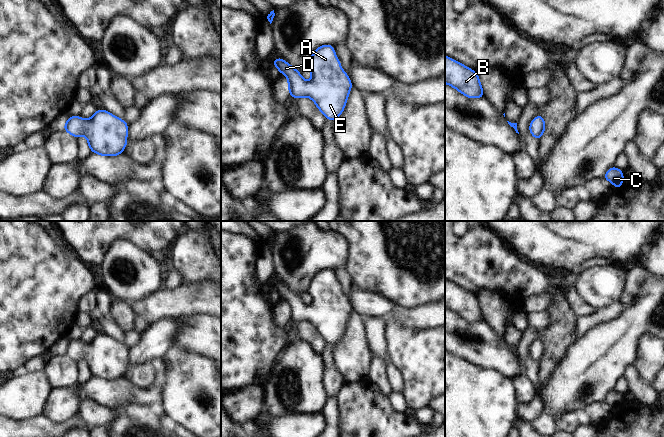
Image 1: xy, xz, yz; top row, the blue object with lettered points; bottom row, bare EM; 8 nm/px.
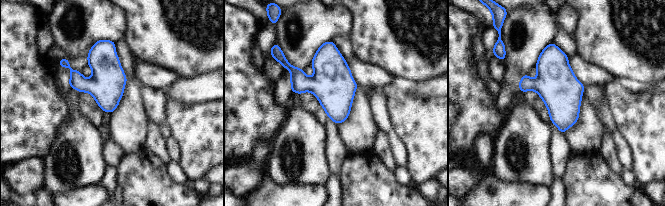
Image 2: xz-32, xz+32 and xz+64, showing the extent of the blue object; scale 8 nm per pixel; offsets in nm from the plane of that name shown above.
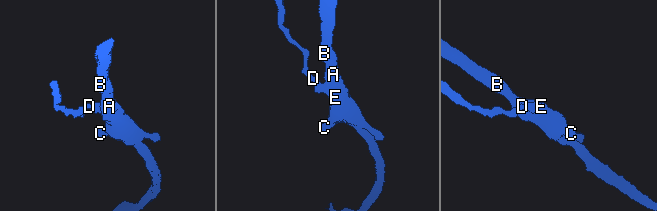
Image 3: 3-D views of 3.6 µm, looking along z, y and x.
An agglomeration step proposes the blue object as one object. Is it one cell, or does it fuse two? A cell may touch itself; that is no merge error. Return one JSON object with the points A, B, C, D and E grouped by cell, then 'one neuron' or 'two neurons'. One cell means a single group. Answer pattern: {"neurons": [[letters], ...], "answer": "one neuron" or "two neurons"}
{"neurons": [["A", "B", "C", "D", "E"]], "answer": "one neuron"}

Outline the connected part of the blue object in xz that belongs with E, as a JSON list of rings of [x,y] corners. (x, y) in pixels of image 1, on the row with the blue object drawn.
[[[322,45],[312,54],[307,65],[312,73],[309,82],[284,59],[277,58],[272,64],[288,78],[289,95],[296,99],[306,96],[311,98],[331,121],[341,115],[352,83],[343,71],[333,45]]]

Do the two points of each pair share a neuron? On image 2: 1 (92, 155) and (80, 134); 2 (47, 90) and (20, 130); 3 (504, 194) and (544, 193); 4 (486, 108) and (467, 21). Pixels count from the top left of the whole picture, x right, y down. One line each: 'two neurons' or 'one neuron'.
1: one neuron
2: one neuron
3: one neuron
4: one neuron

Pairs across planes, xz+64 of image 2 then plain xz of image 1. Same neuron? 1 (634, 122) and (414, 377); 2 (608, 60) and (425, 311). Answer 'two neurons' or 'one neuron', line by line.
1: one neuron
2: two neurons

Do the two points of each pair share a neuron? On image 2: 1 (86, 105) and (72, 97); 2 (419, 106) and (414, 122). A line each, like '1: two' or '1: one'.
1: two
2: one

